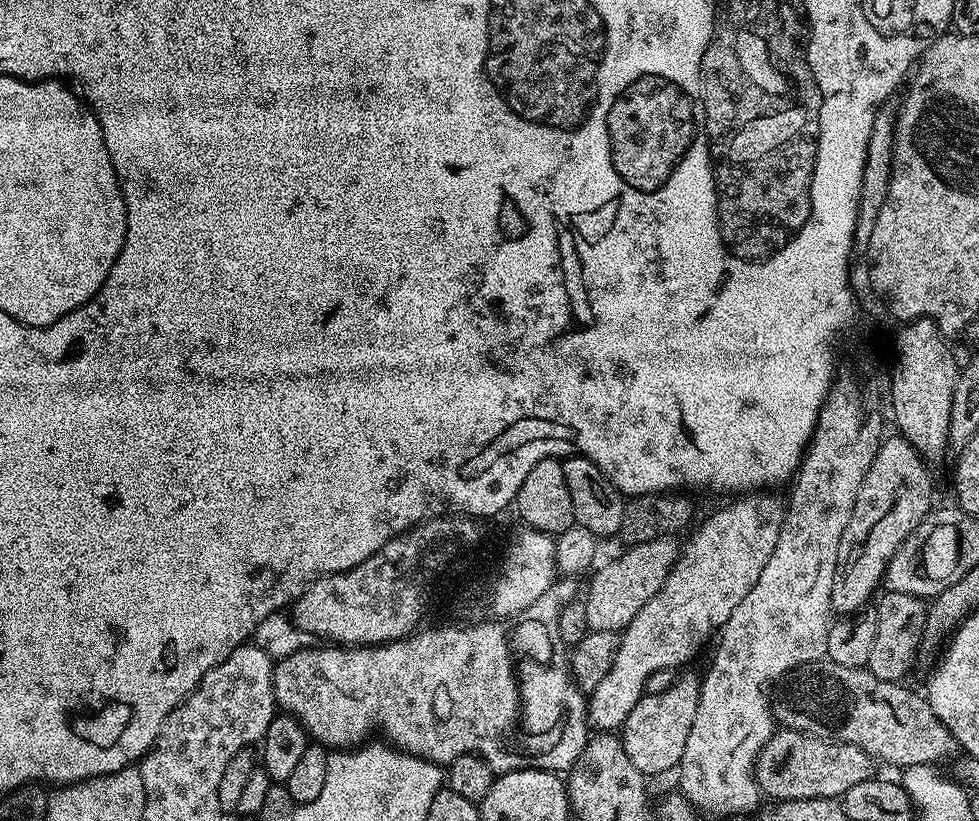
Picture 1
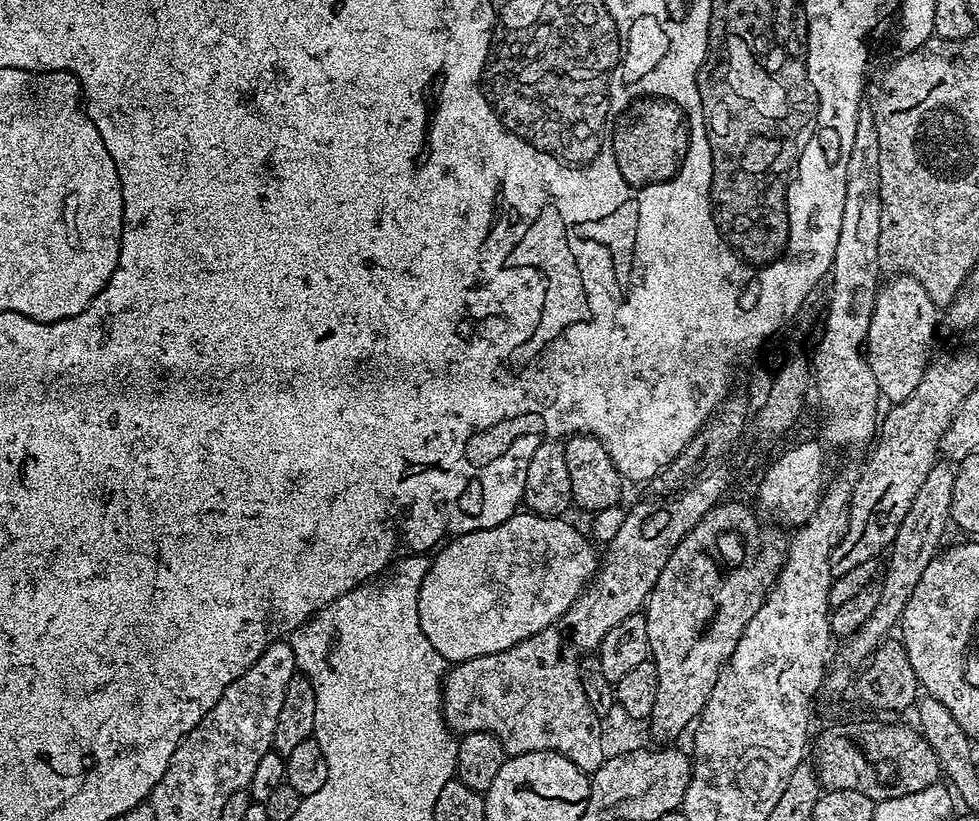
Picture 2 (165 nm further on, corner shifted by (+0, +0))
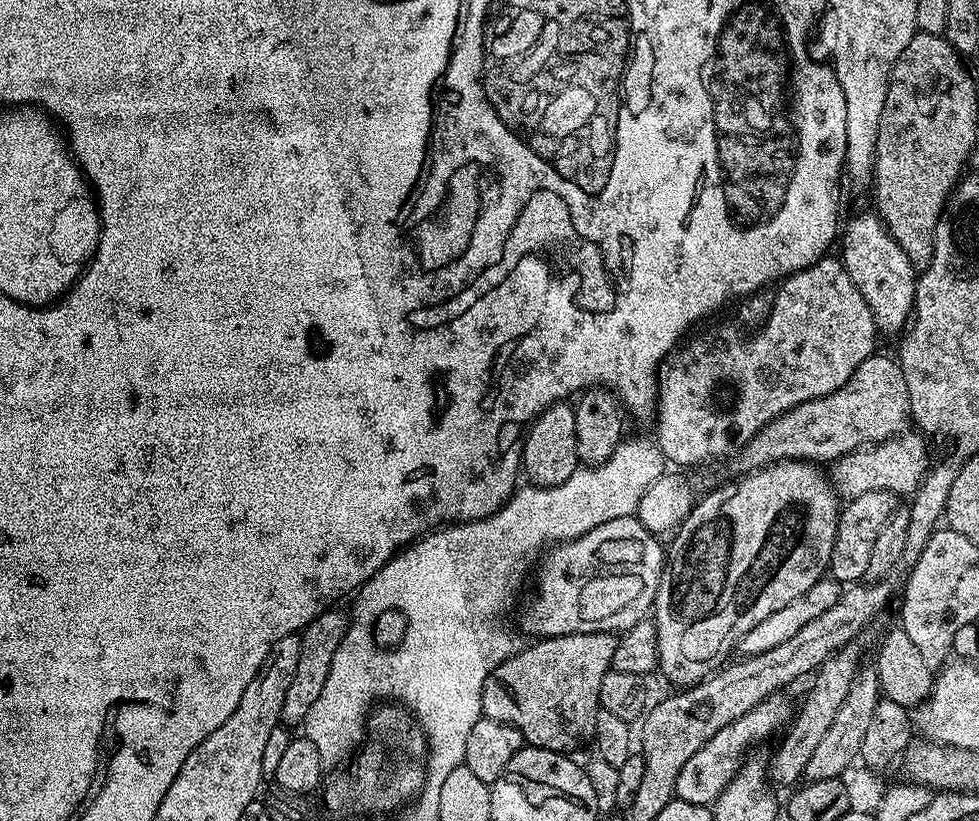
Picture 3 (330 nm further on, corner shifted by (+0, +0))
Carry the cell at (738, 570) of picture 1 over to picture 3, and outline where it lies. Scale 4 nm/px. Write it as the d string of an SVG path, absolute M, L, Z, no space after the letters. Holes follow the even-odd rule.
M908 430L890 440L883 440L880 444L858 448L847 456L841 456L831 465L830 479L845 501L867 492L890 492L897 498L911 497L930 470L927 443L929 441L919 431Z

